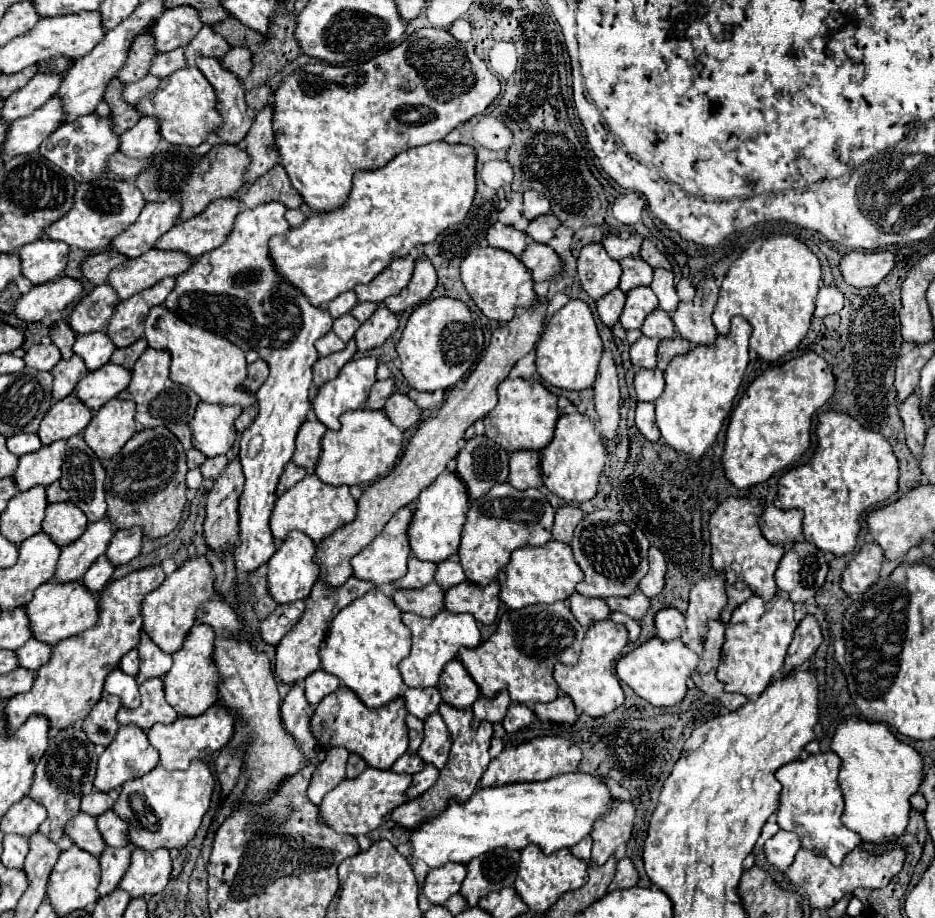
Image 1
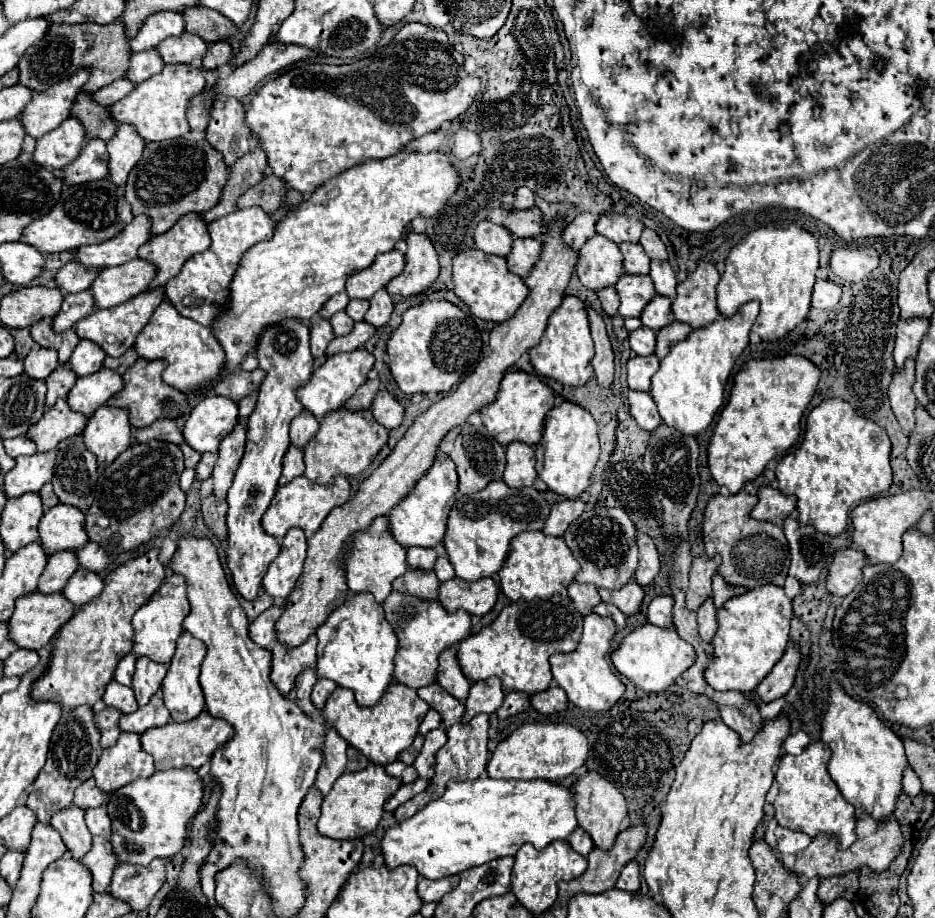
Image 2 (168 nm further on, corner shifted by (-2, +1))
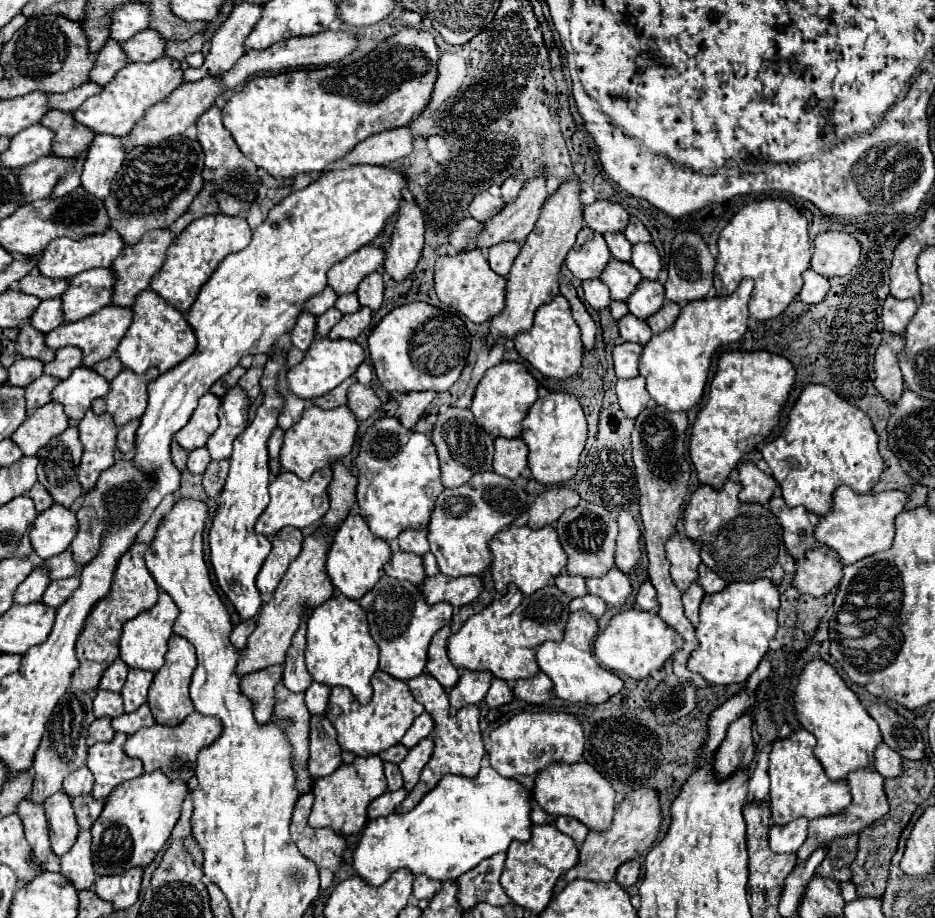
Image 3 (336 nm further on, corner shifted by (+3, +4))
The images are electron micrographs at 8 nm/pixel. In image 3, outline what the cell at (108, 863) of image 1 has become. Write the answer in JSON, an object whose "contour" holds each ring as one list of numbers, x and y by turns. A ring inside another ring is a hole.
{"contour":[[80,831,76,845,62,855,60,871,76,885,76,889,90,889,94,885,94,861,92,861,92,835,90,831]]}

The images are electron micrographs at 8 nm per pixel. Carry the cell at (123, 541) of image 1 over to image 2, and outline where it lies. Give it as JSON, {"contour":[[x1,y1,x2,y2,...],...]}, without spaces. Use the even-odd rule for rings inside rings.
{"contour":[[87,542,81,550,77,550,77,560,79,560,79,568,91,572,101,572,111,564,111,556,105,554,105,550,95,542]]}

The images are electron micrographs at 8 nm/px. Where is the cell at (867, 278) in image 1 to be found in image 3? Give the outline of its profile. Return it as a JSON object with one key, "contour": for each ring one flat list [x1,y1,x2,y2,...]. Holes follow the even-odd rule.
{"contour":[[822,233,814,241,810,267,826,279,848,275,860,261,862,247,848,233]]}

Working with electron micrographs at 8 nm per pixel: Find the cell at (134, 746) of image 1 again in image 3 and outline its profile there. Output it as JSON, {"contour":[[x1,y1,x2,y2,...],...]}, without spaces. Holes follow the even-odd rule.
{"contour":[[116,733,112,741,96,743,88,749,88,769,94,775,94,799,106,799,116,785,144,773,142,761,124,753,126,739,124,733]]}

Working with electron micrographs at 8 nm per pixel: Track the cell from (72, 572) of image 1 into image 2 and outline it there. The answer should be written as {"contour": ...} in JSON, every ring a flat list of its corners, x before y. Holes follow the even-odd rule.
{"contour":[[57,552,53,556,49,556,47,568,41,574,39,580,39,588,37,592,45,592,45,594,53,594,63,590,65,582,73,576,73,572,77,570,77,560,73,552]]}

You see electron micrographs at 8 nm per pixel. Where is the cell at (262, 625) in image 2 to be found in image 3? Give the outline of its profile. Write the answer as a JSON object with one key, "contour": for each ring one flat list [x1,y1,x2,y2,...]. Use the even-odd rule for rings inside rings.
{"contour":[[254,617,254,619,248,619,248,621,242,621,242,623,238,623,238,625,234,627,230,641,232,641,238,649,244,649,244,647,246,647,246,641,248,641,248,637,252,635,254,629,256,629,256,617]]}

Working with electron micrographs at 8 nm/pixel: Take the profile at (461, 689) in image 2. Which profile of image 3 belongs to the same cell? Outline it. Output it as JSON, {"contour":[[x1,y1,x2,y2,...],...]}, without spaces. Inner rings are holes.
{"contour":[[446,625,444,629,440,629,440,633,436,633,436,635,432,637,432,643,430,643,430,649,428,649,428,665,426,665,428,673,430,673,446,691,450,691,450,689,456,685,458,677,460,677,460,673,458,673,456,667,450,663,448,653,446,653,446,639,448,639,448,635,450,635,450,627]]}

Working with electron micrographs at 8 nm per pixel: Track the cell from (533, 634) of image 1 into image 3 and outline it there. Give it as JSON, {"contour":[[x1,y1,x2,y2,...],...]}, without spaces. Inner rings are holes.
{"contour":[[558,575,554,585,544,587,530,597,522,595,516,585,508,585,508,593,502,599,492,601,486,609,472,615,462,629,448,639,448,657,452,665,460,671,490,671,494,677,508,683,536,677,540,671,536,663,536,647,544,641,560,641,564,637,566,621,570,617,570,599,588,593,586,579,580,575]]}

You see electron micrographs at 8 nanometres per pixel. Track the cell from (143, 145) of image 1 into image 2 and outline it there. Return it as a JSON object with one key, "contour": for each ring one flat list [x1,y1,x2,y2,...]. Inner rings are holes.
{"contour":[[129,124,117,126,117,132,111,140,107,140,107,152,109,152,109,182,123,186,127,180,127,174,137,164,145,148,143,138,129,128]]}

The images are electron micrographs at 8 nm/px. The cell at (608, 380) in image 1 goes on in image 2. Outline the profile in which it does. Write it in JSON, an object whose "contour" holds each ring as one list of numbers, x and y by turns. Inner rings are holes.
{"contour":[[585,306,585,310,587,310,587,316,589,316,591,336,593,336,593,342,595,342,595,356,591,360,591,364,595,368,595,378,599,382,599,386,611,388,615,362,613,362,613,350,611,350,611,342,609,342,607,330,605,330,605,322,595,308]]}

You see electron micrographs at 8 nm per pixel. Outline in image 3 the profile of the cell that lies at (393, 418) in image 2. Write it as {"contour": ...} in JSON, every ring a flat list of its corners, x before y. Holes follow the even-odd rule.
{"contour":[[354,383,348,391,348,407,352,409,352,413,360,419,366,421,372,413,380,411,382,401,378,399,378,395,372,391,372,387,362,385,362,383]]}

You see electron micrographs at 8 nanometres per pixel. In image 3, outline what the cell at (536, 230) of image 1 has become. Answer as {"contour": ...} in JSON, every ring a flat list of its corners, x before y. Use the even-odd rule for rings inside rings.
{"contour":[[482,191,470,203,470,215,484,223,484,221,492,219,496,213,500,213,500,209,504,209,504,207,506,207,506,203,502,199,496,199,488,191]]}

